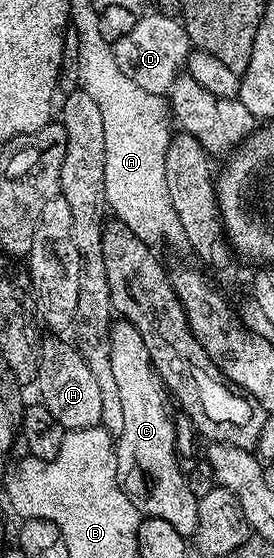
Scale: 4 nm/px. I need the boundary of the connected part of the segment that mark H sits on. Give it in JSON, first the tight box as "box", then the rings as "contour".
{"box":[35,338,103,430],"contour":[[[48,338],[41,341],[41,361],[39,362],[38,374],[35,381],[35,389],[39,395],[40,403],[44,404],[51,414],[60,422],[66,430],[76,428],[96,428],[100,425],[103,414],[103,398],[99,394],[99,382],[95,382],[91,370],[87,370],[87,362],[82,358],[80,351],[72,343],[64,344],[64,339]]]}

